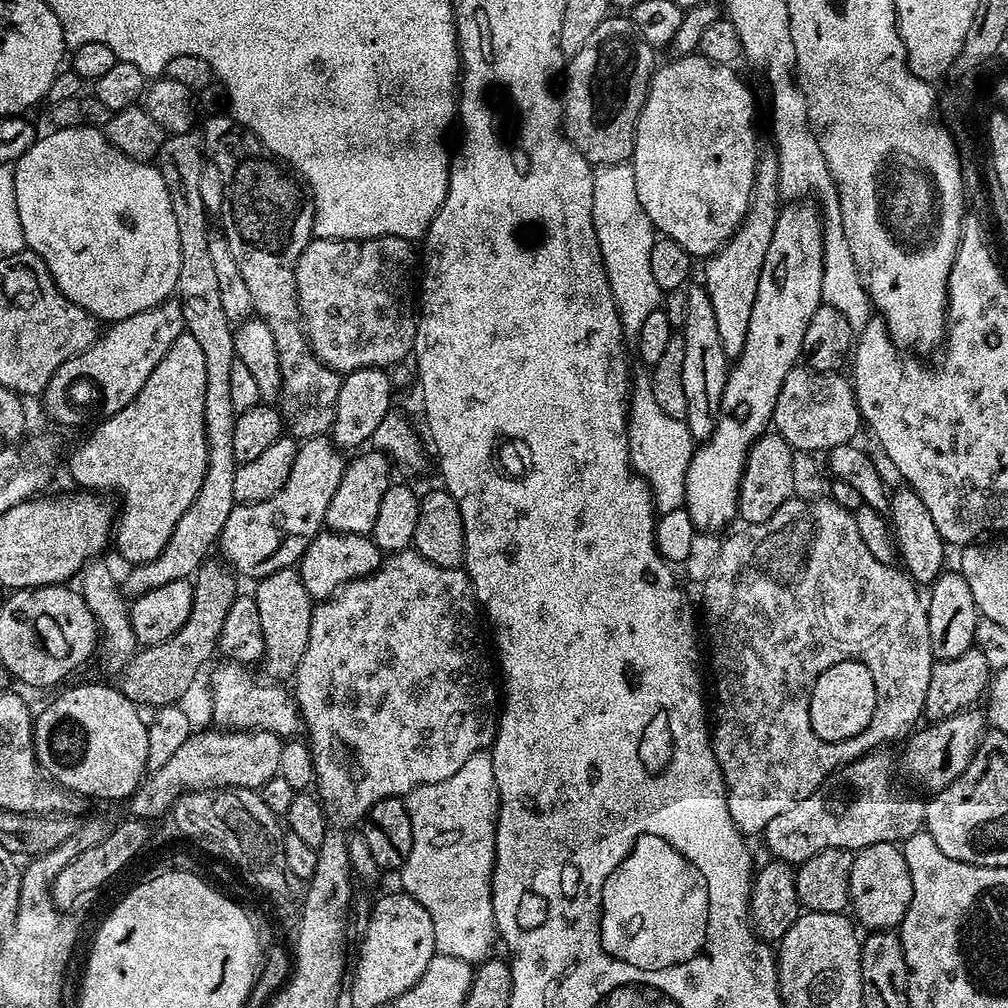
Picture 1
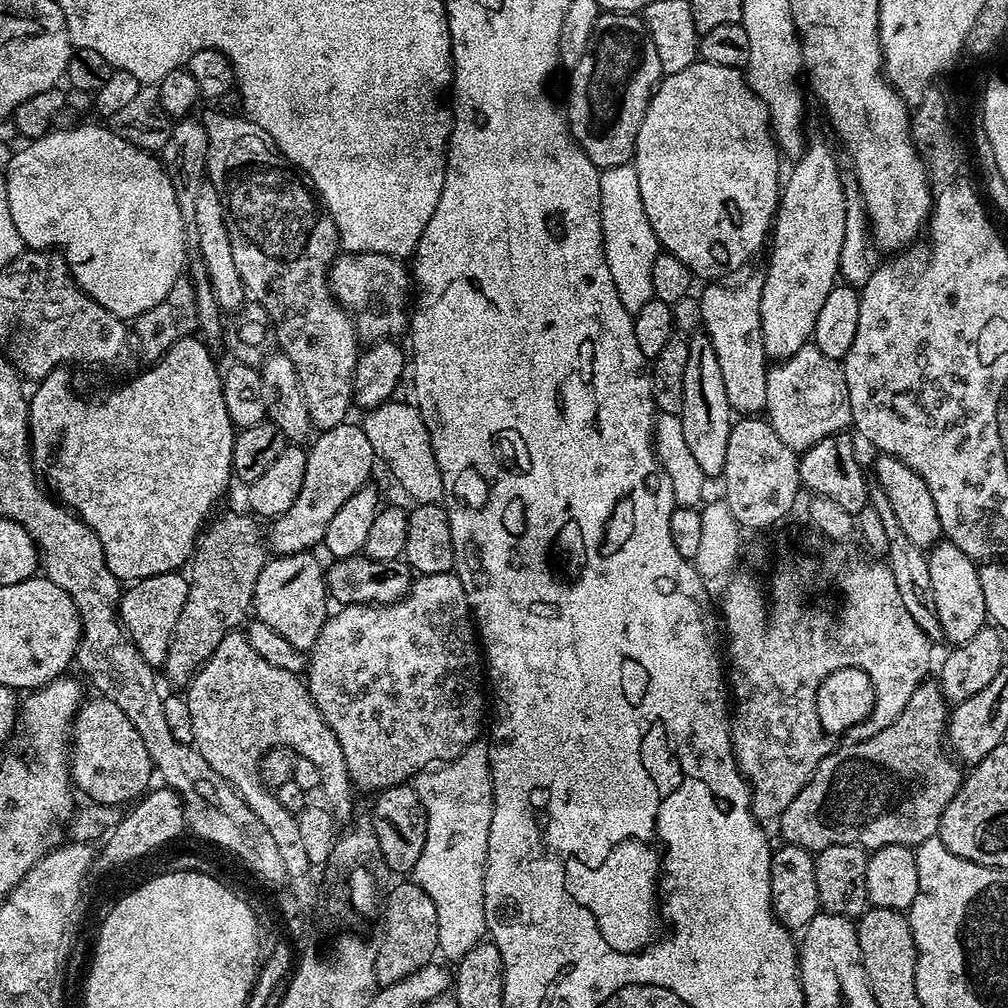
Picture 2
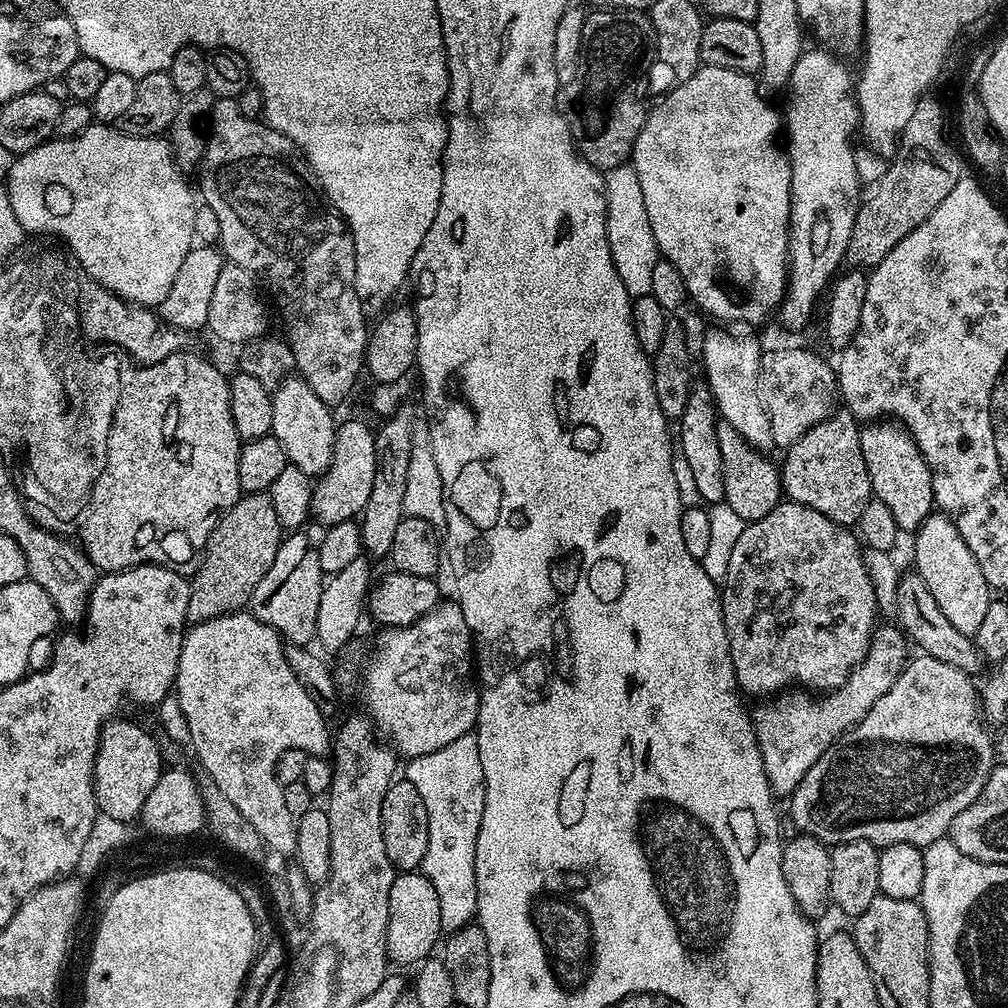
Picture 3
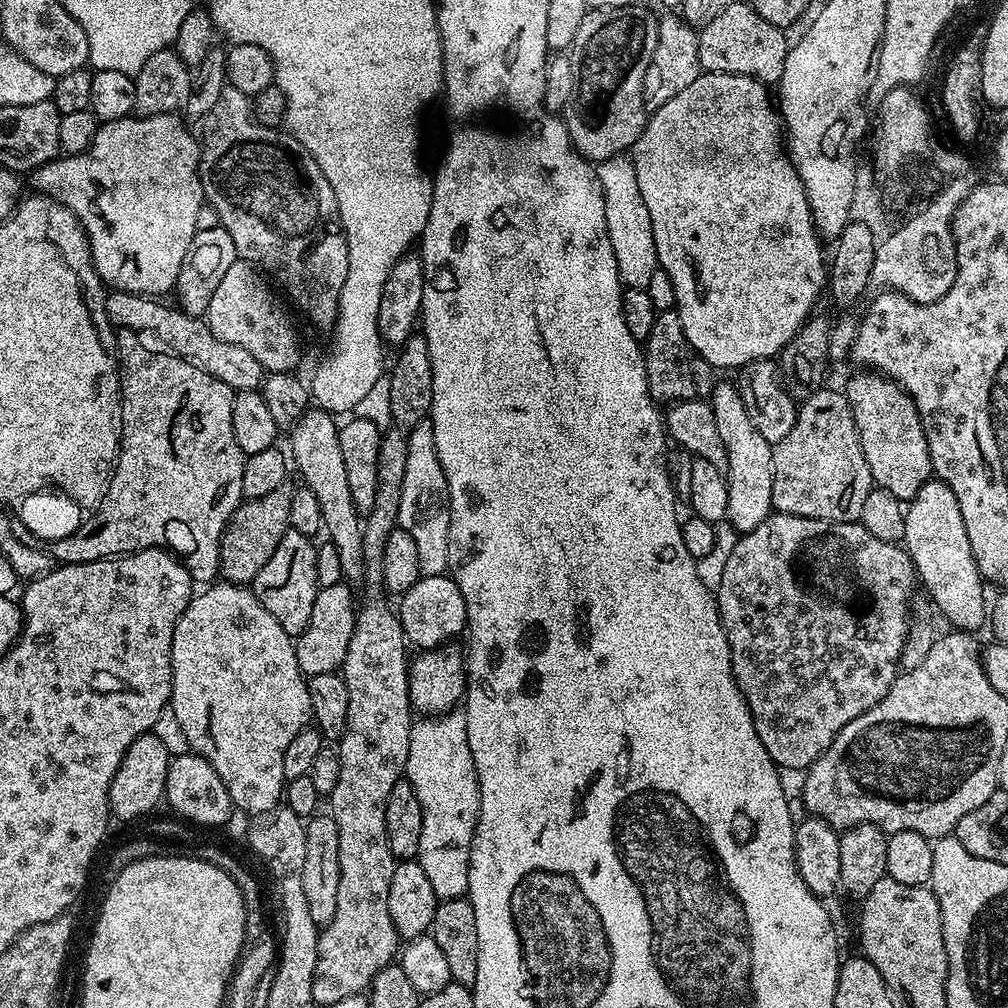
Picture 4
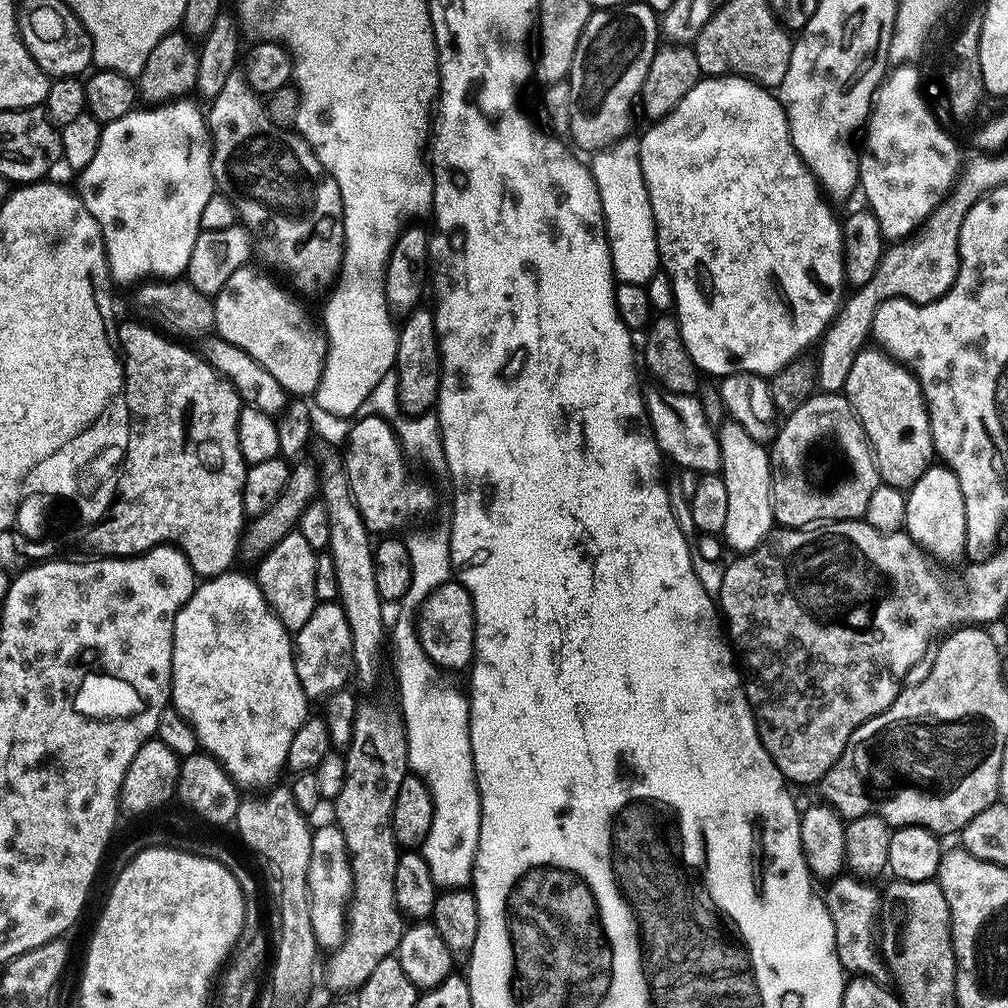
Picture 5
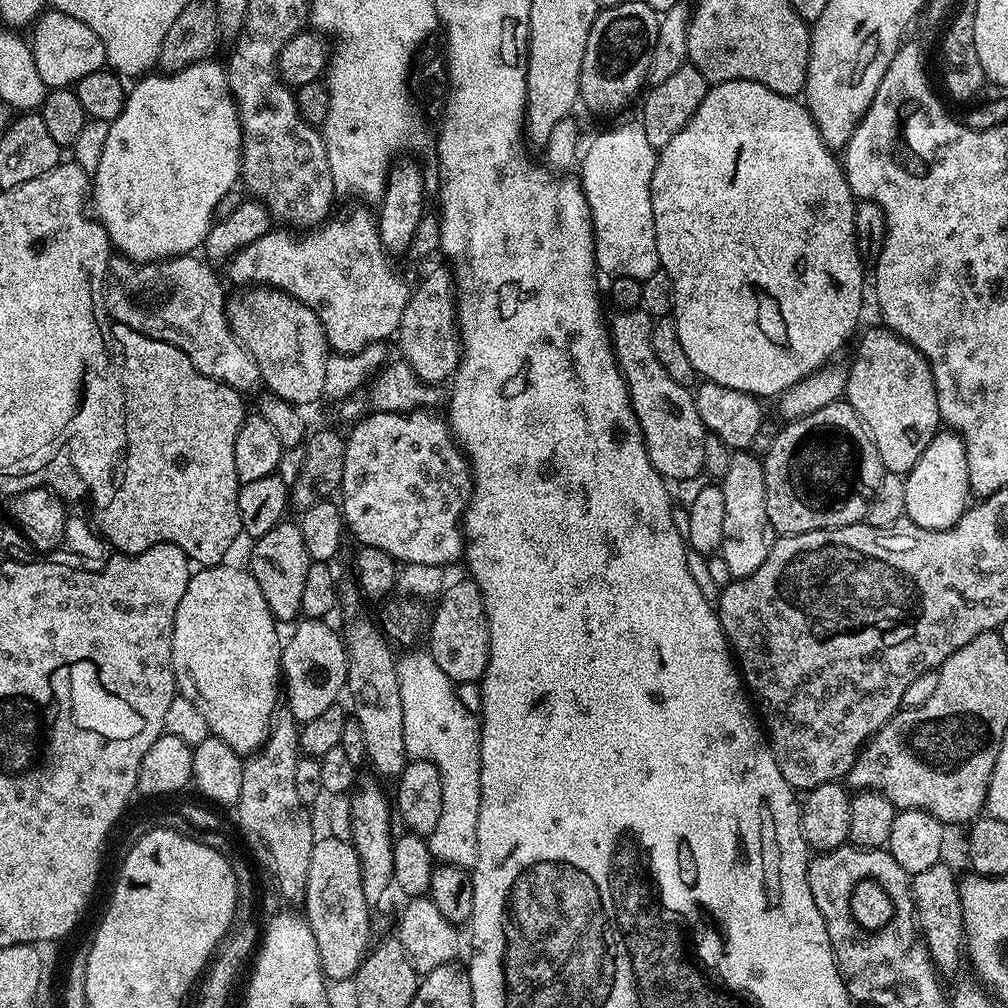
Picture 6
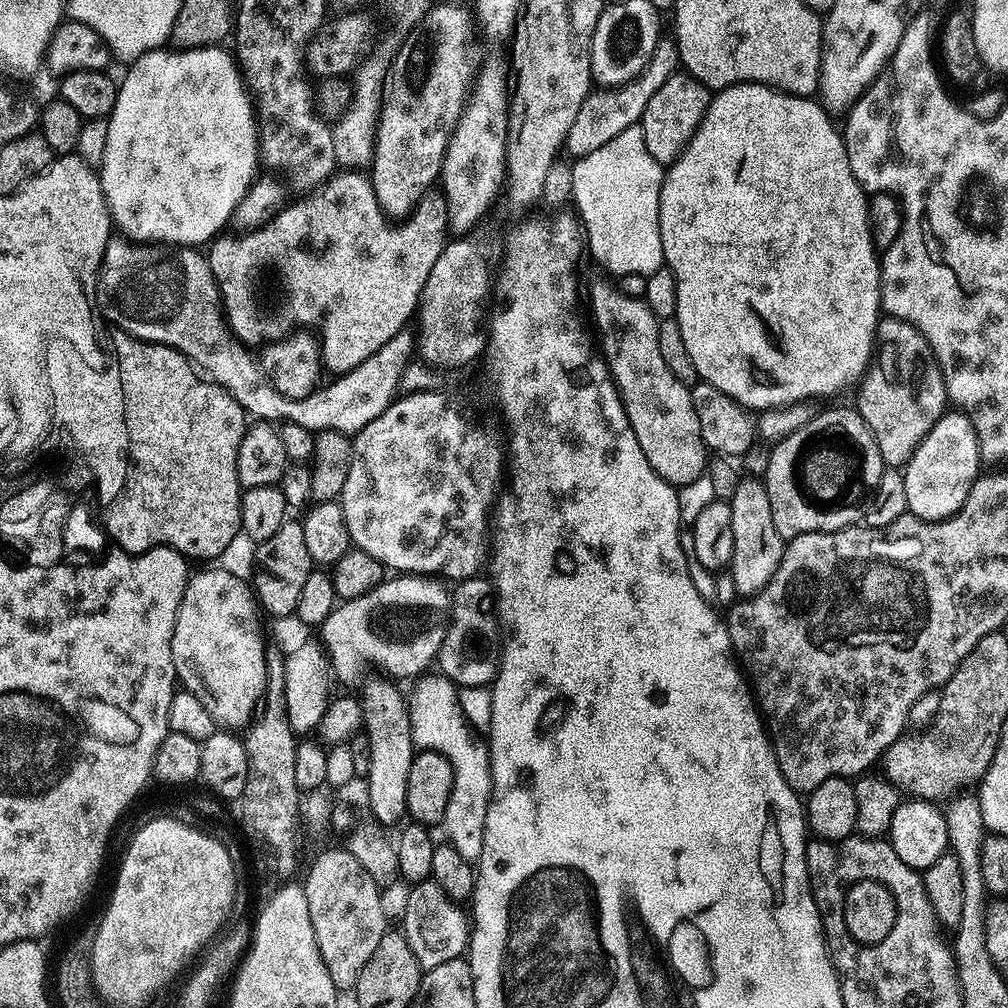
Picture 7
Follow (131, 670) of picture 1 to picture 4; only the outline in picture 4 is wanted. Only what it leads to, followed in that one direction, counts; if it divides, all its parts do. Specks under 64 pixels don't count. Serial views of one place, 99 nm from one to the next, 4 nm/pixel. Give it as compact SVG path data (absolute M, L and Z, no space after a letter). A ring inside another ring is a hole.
M283 488L271 491L262 498L247 499L236 508L220 540L220 574L225 581L246 586L256 579L258 570L266 566L278 544L290 530L288 524L291 501L291 491Z

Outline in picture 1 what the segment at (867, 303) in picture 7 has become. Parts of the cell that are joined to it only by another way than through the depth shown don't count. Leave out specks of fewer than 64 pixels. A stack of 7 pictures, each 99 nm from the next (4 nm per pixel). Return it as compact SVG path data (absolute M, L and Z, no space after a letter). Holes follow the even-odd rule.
M684 54L676 59L680 60L672 60L669 64L661 63L652 73L648 97L636 123L636 141L630 163L634 170L634 186L638 186L638 202L642 202L642 210L646 210L652 227L661 237L678 242L678 246L682 246L682 250L686 250L692 257L707 258L714 255L723 244L728 243L734 233L740 229L740 223L744 221L744 216L752 201L758 159L756 132L752 129L752 119L756 116L756 108L752 105L751 90L736 77L735 67L715 64L699 54Z

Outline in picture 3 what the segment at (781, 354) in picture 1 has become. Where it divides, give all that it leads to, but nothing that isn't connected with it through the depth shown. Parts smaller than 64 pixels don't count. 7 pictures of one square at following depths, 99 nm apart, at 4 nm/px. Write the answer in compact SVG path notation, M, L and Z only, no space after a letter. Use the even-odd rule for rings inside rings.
M816 46L813 52L811 50L805 50L801 52L798 62L794 62L794 70L790 74L786 85L786 93L788 92L788 120L786 116L788 148L786 144L786 155L788 165L792 171L792 201L790 202L790 222L788 223L788 283L784 285L784 299L780 301L778 317L780 316L781 322L788 328L800 328L811 318L812 311L816 308L816 303L819 300L821 303L826 289L831 285L837 273L841 271L842 265L846 260L845 256L848 247L850 246L850 234L854 227L856 212L859 211L862 203L862 195L860 196L860 176L856 173L856 156L852 153L852 140L848 137L851 132L855 133L857 131L860 109L856 106L856 98L854 95L854 72L851 72L840 60L843 59L839 55L833 54L831 51L825 50L820 46Z

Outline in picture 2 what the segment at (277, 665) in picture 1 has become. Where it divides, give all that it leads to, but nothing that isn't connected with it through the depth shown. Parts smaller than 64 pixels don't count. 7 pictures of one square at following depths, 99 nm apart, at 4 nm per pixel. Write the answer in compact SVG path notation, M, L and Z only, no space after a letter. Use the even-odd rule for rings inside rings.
M311 551L285 556L273 555L258 574L253 592L255 619L266 622L290 646L299 652L311 653L318 634L330 615L330 597L326 583L326 568Z

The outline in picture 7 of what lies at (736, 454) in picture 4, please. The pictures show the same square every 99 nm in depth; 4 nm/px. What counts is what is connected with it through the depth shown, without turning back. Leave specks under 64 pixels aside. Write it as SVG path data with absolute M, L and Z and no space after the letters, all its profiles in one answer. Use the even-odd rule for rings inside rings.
M750 478L741 479L730 503L734 530L734 554L730 573L737 593L741 597L751 598L767 586L770 578L774 578L774 572L782 562L786 541L776 533L774 514L770 514L770 498L763 483Z

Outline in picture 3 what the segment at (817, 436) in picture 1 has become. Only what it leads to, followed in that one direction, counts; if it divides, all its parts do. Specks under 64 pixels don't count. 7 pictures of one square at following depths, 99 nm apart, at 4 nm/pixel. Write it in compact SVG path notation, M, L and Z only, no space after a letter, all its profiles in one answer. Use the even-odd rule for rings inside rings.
M772 348L769 352L767 349L760 357L760 397L770 418L773 445L787 450L837 407L837 369L808 348Z

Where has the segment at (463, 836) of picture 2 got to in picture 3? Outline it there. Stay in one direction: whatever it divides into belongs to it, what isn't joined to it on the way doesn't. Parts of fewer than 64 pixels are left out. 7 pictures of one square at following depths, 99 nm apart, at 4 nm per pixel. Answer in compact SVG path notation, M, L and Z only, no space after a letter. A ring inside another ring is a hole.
M469 734L462 738L454 738L450 746L442 746L442 750L434 750L434 754L413 756L407 761L406 778L422 794L422 802L426 802L426 814L430 826L430 846L426 846L426 858L422 871L426 878L438 890L440 903L440 926L445 933L457 932L462 926L476 920L476 903L478 902L478 886L474 874L474 850L478 842L478 830L482 826L482 810L484 809L484 775L482 761L478 759L478 738Z

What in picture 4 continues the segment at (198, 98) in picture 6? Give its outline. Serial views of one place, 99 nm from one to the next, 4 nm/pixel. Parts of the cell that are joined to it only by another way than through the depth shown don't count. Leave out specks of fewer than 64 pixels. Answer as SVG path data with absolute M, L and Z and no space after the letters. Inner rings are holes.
M169 114L166 116L148 116L145 118L125 118L122 120L110 120L101 123L96 130L96 137L92 139L92 144L84 152L79 152L77 156L67 154L61 155L55 160L48 161L41 168L31 173L30 180L37 193L43 194L51 199L57 200L59 204L65 206L80 219L80 225L84 227L84 232L88 235L88 245L92 251L92 261L96 267L96 273L101 281L109 289L118 292L133 292L136 296L150 296L153 298L163 297L163 292L171 293L176 287L178 270L182 270L182 258L186 258L186 250L190 250L190 242L195 238L198 231L196 223L202 214L200 207L205 207L204 184L200 180L200 144L188 133L189 125L185 123L179 115Z

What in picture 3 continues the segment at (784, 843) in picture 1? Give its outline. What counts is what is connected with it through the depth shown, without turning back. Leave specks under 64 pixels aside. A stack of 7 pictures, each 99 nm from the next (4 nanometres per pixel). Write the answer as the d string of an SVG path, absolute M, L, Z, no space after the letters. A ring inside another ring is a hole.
M917 655L917 660L909 659L904 667L900 669L900 676L874 702L874 706L853 728L848 729L839 740L833 742L828 749L810 766L806 778L790 794L792 800L792 824L797 833L805 836L818 838L824 844L835 846L842 842L854 842L855 840L869 840L877 848L888 848L892 844L913 844L918 849L925 849L930 842L938 842L945 839L951 833L954 818L982 794L982 786L986 786L986 778L992 773L994 765L998 760L998 744L994 739L991 727L982 719L982 701L978 695L977 685L972 685L973 677L960 668L950 666L950 662L940 662L933 656Z

